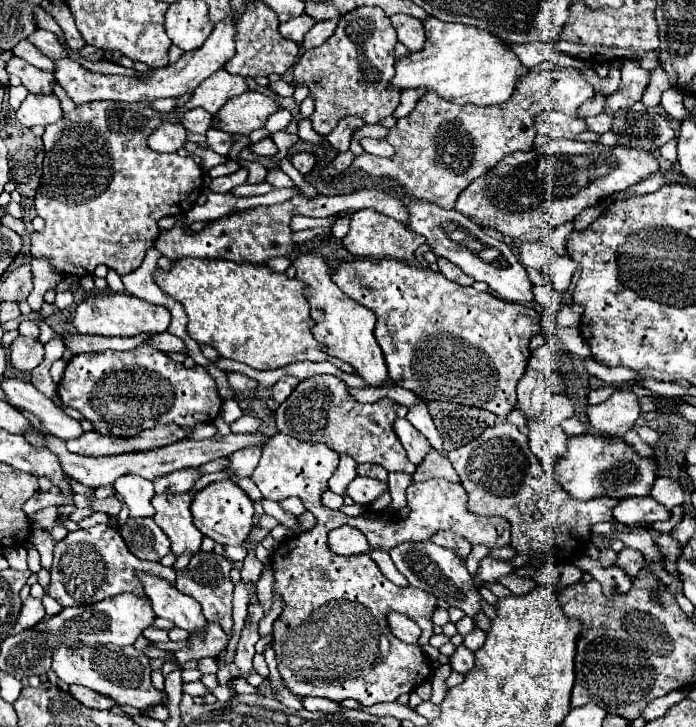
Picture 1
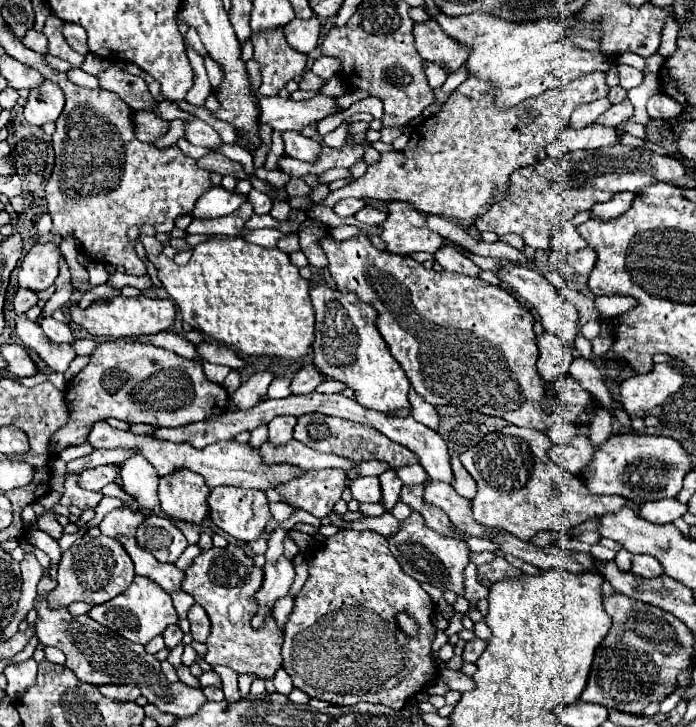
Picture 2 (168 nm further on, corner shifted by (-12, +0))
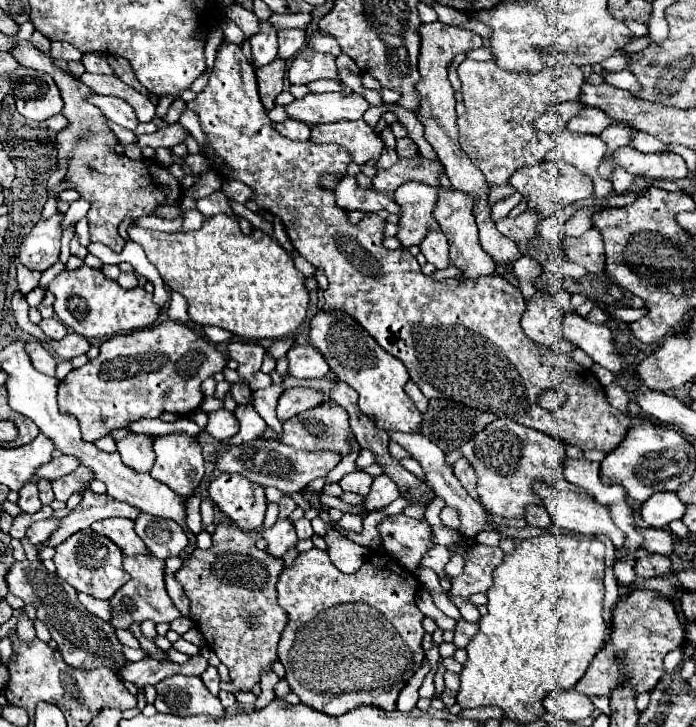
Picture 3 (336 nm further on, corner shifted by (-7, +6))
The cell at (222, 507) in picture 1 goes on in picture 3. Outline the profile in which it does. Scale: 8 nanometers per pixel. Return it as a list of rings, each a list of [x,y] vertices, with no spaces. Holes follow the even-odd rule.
[[[221,474],[209,482],[207,492],[217,508],[231,518],[239,530],[253,532],[263,524],[267,498],[259,484],[237,474]]]

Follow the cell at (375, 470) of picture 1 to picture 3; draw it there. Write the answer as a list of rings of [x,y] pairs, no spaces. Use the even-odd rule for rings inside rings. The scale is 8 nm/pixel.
[[[381,474],[381,476],[373,478],[371,492],[365,496],[365,508],[367,510],[379,510],[397,498],[399,498],[399,490],[397,490],[395,482],[389,476]]]

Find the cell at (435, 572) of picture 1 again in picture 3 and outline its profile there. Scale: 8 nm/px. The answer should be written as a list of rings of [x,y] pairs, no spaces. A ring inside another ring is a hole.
[[[405,514],[385,518],[379,524],[379,532],[383,548],[409,572],[415,572],[421,566],[421,558],[435,546],[429,522]]]

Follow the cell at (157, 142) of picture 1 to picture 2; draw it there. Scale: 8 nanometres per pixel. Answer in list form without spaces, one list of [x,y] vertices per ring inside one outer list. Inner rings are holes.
[[[134,110],[134,130],[136,130],[136,138],[140,138],[140,142],[156,142],[158,138],[162,138],[168,132],[170,122],[158,118],[152,112],[146,110]]]

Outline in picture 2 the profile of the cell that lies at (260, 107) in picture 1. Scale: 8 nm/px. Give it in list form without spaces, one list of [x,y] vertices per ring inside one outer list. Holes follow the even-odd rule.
[[[318,94],[316,98],[312,100],[302,100],[302,102],[296,102],[296,100],[284,100],[280,96],[274,96],[274,98],[260,98],[260,122],[262,124],[270,124],[274,130],[304,130],[308,124],[312,122],[320,122],[332,114],[338,114],[342,112],[342,108],[336,104],[336,98],[330,98],[330,96],[324,96],[324,94]]]

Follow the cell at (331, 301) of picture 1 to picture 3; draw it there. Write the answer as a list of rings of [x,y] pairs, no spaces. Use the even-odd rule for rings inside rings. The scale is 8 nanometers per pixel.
[[[319,310],[311,320],[311,344],[323,354],[331,372],[351,386],[359,394],[359,408],[383,430],[401,430],[415,432],[421,426],[421,414],[415,408],[415,402],[405,394],[403,386],[409,380],[409,374],[401,360],[391,356],[387,350],[379,348],[379,344],[365,332],[353,316],[341,310]]]

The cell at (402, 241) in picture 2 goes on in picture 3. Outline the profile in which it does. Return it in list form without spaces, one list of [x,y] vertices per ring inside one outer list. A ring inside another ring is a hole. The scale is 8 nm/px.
[[[403,184],[395,190],[395,202],[399,204],[399,224],[397,240],[403,248],[419,246],[427,232],[439,230],[435,218],[431,216],[437,200],[437,192],[427,184]]]

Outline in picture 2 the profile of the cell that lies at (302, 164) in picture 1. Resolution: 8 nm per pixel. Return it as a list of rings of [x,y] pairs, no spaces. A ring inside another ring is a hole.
[[[284,132],[284,144],[286,144],[286,156],[304,160],[304,162],[316,162],[320,154],[320,144],[312,138],[302,136],[300,132]]]

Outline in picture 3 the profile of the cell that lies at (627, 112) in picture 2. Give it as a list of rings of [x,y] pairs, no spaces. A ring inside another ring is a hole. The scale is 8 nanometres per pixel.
[[[583,108],[583,112],[579,112],[579,116],[575,116],[567,128],[573,132],[601,134],[611,122],[611,116],[601,108]]]

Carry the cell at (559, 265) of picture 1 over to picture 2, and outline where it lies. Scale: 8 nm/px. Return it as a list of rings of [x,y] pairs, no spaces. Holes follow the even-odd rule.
[[[590,246],[578,250],[574,260],[570,258],[570,266],[572,266],[578,274],[590,274],[592,268],[594,268],[594,264],[596,264],[596,252],[594,252],[594,248],[590,248]]]

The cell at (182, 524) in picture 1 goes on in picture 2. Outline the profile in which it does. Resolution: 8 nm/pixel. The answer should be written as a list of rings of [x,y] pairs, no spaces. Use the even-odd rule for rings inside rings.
[[[178,468],[172,474],[160,476],[158,498],[160,508],[168,518],[202,524],[208,512],[208,494],[210,488],[204,478],[188,468]]]

